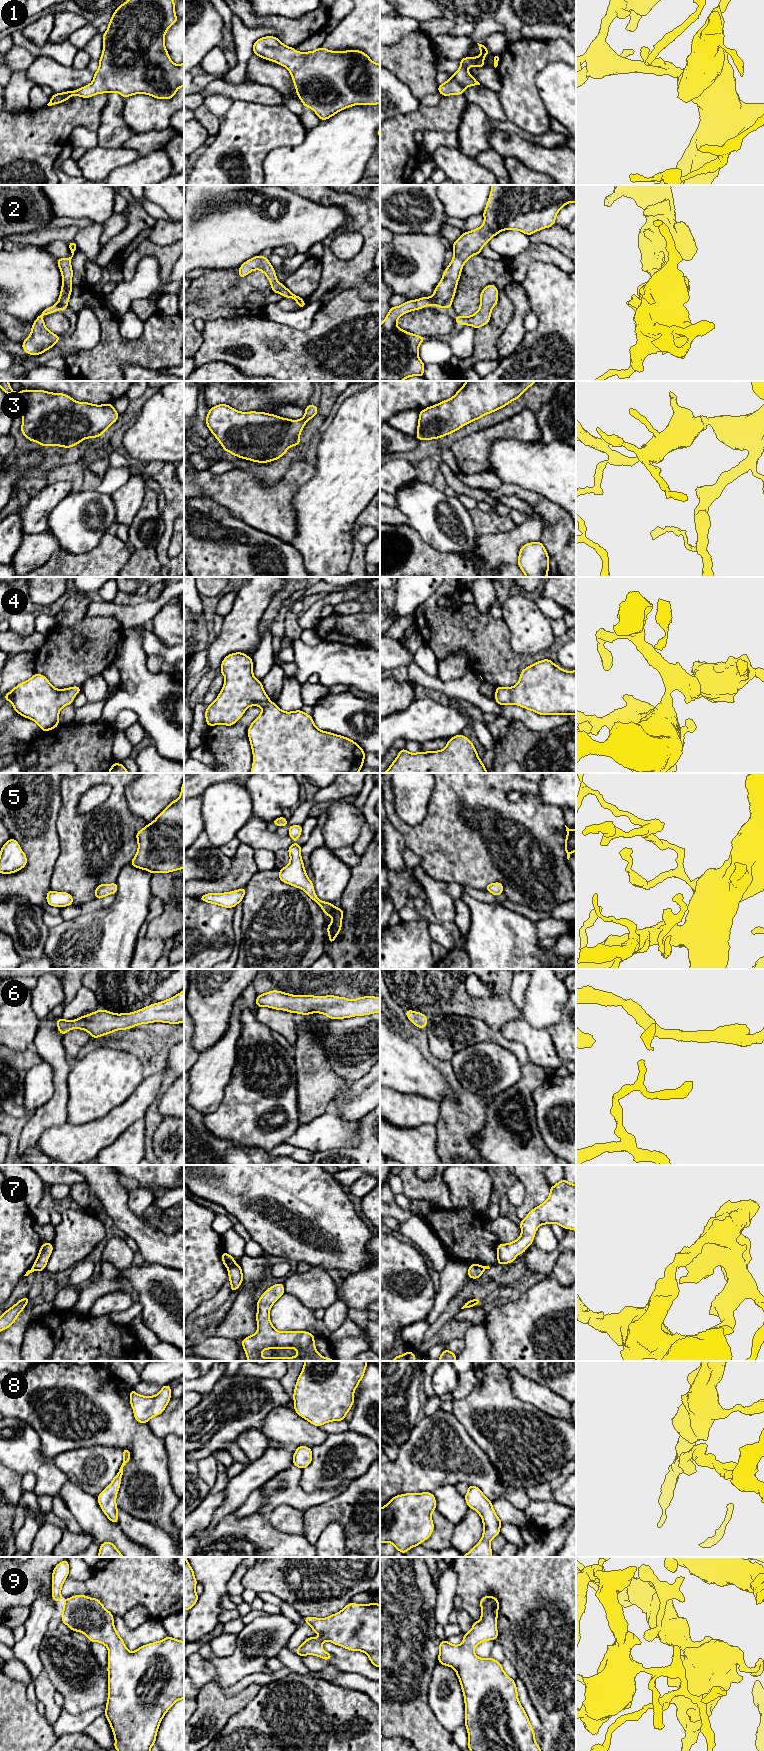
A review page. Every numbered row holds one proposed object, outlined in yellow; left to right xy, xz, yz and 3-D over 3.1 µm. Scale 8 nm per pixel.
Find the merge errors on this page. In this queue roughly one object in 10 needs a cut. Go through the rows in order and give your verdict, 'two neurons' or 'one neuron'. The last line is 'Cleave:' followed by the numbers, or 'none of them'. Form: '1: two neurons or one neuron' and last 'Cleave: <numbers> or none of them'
1: one neuron
2: one neuron
3: one neuron
4: one neuron
5: one neuron
6: one neuron
7: two neurons
8: one neuron
9: one neuron
Cleave: 7

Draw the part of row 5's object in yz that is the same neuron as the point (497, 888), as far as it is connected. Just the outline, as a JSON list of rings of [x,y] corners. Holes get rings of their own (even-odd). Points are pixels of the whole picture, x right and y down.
[[[501,882],[491,883],[488,884],[484,890],[489,891],[495,896],[498,896],[503,892],[503,884]]]

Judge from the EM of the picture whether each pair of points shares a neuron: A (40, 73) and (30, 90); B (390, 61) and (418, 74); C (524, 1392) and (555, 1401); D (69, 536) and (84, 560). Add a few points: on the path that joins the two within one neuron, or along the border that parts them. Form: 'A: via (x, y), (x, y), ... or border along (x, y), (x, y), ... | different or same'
A: border along (25, 70), (28, 77), (40, 86) | different
B: via (397, 61), (405, 61), (411, 67) | same
C: via (532, 1392), (547, 1401) | same
D: border along (100, 540), (85, 552), (59, 550) | different

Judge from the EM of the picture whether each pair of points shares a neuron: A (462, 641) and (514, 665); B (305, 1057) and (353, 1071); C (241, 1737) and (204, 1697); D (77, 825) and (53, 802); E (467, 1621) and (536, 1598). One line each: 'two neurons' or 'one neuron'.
A: one neuron
B: two neurons
C: two neurons
D: two neurons
E: two neurons

